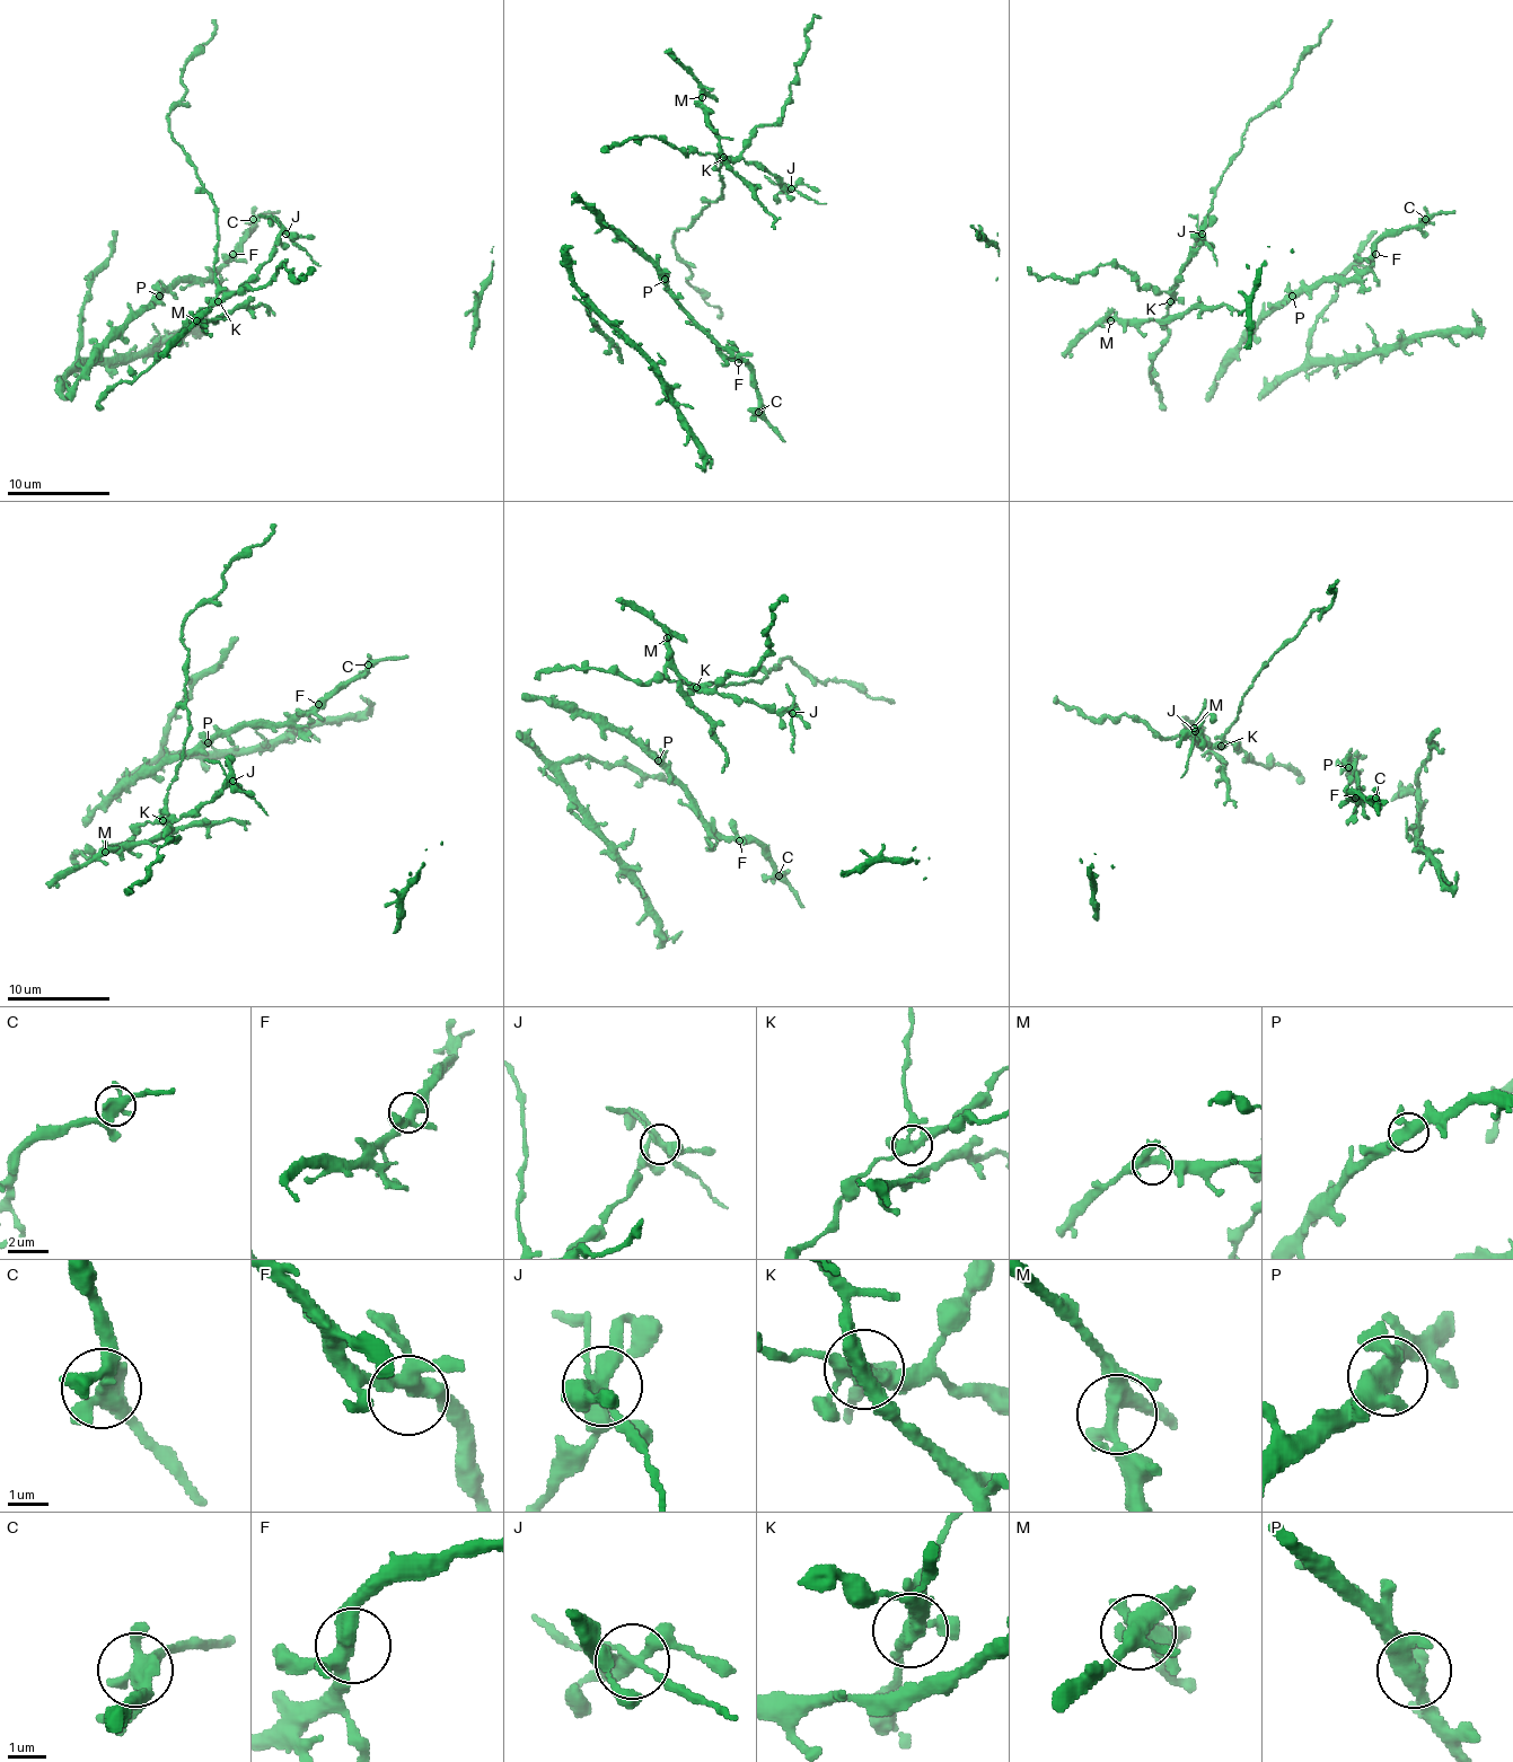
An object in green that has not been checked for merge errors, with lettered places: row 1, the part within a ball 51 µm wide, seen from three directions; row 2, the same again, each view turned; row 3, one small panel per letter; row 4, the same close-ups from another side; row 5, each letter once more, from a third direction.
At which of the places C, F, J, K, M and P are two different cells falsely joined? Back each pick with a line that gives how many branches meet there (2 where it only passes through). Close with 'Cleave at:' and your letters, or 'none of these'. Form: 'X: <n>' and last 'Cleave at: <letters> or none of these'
J: 5
K: 4
Cleave at: J, K

